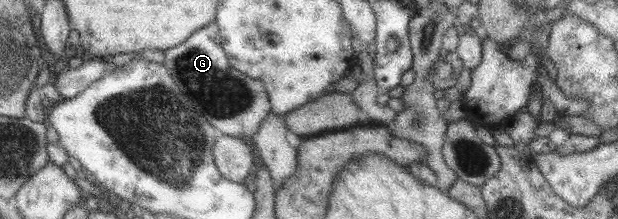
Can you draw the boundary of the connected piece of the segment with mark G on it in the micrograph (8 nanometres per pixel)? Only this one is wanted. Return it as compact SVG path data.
M216 21L194 31L180 46L171 48L164 53L164 63L172 70L177 83L181 86L182 92L188 97L190 103L194 104L197 112L207 122L213 124L214 129L220 130L223 135L253 138L254 134L260 130L262 122L270 116L271 106L265 84L259 80L251 79L229 63L228 53L221 43L221 31Z

